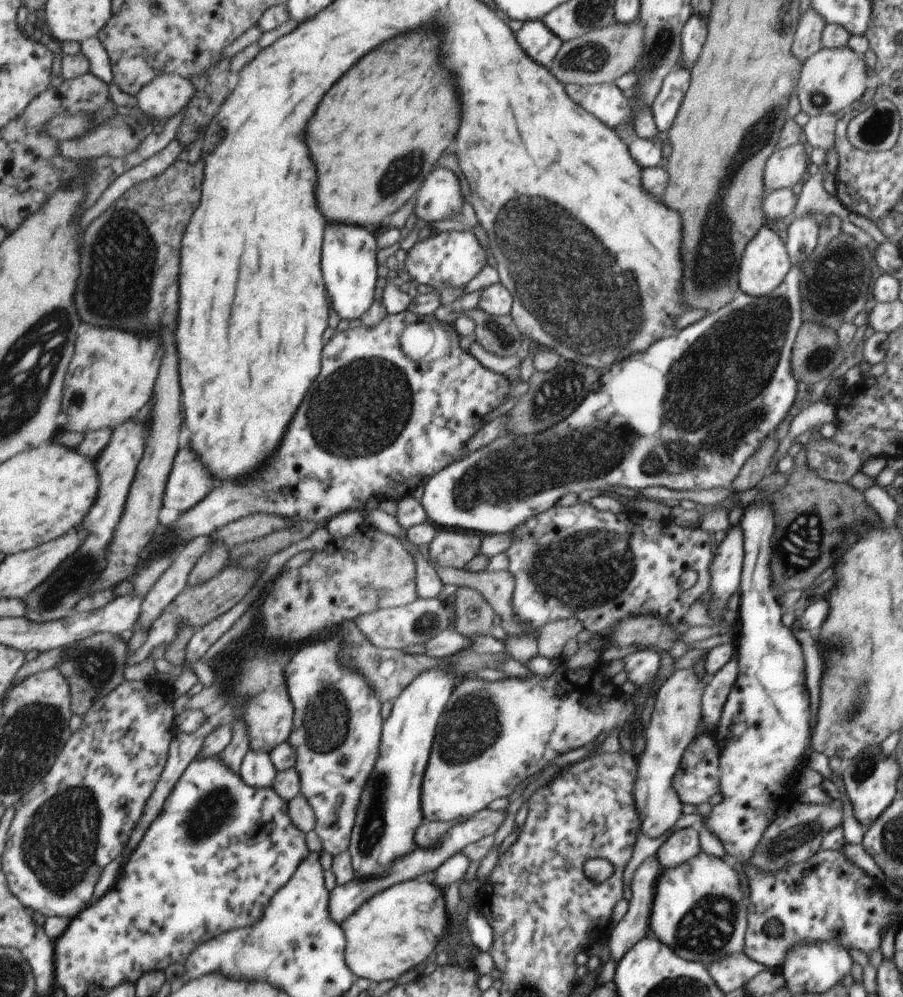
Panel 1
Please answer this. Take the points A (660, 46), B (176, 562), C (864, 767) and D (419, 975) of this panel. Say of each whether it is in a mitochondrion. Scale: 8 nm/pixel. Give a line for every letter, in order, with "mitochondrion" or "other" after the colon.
A: mitochondrion
B: other
C: mitochondrion
D: other

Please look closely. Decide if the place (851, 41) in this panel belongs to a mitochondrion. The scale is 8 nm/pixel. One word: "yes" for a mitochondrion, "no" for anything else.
no

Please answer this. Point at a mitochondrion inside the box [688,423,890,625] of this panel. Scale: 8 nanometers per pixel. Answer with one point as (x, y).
(800, 547)

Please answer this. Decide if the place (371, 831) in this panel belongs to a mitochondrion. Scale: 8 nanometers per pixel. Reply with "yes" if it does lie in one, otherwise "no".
yes

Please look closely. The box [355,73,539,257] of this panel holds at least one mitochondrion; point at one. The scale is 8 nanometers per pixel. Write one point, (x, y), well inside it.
(402, 170)

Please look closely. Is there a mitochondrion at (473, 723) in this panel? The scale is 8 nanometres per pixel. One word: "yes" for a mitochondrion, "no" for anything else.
yes

